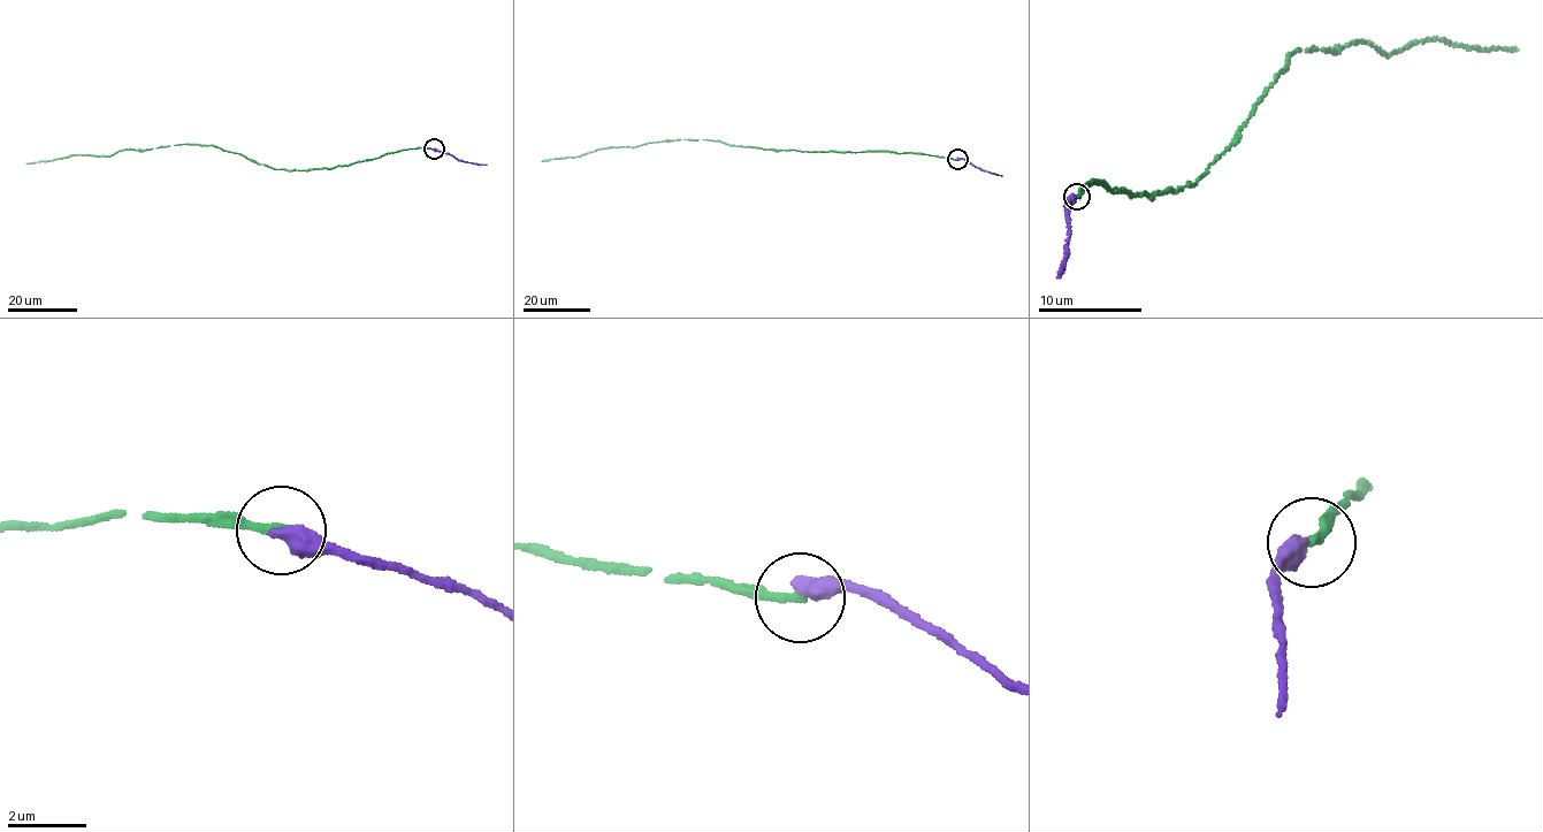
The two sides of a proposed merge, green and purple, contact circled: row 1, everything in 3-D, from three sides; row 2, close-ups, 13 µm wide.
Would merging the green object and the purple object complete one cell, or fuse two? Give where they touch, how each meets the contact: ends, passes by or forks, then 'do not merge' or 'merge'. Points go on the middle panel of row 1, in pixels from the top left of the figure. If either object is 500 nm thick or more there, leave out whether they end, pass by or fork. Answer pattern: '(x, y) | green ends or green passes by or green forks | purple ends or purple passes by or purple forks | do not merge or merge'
(957, 159) | green ends | purple ends | do not merge

